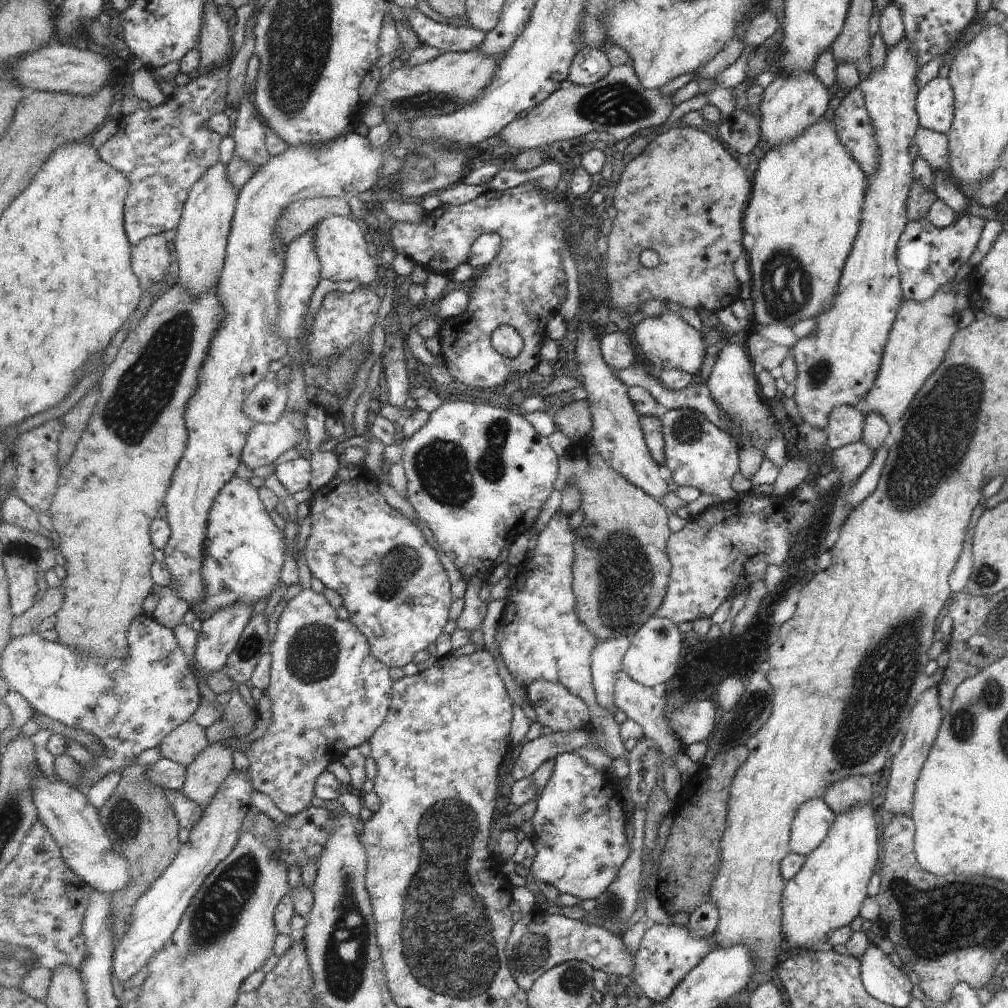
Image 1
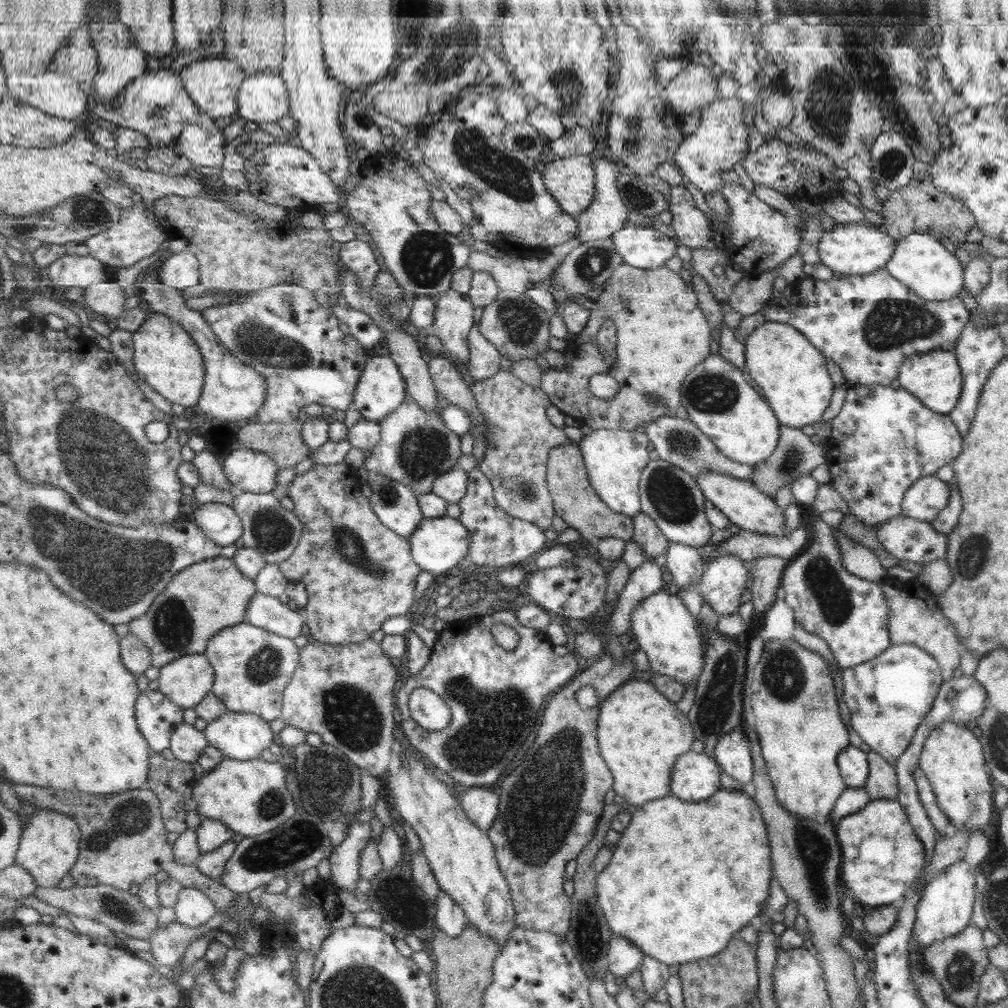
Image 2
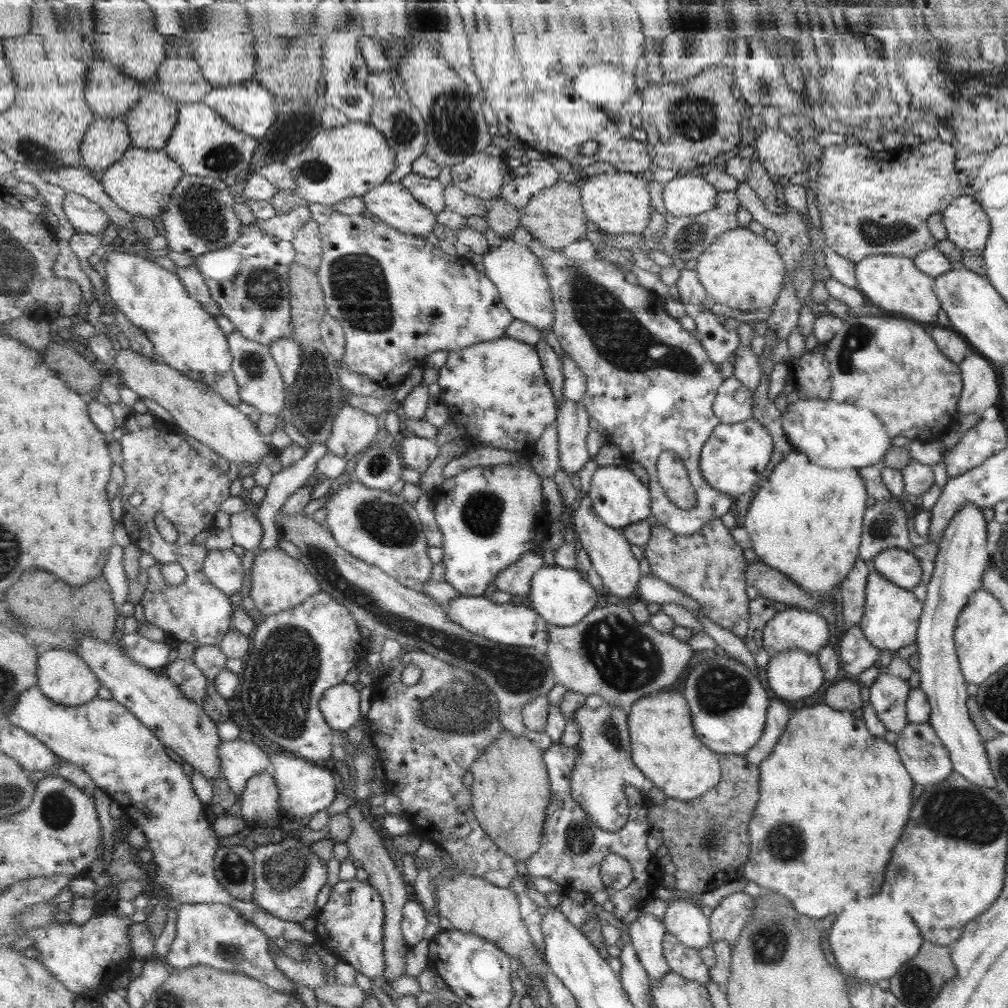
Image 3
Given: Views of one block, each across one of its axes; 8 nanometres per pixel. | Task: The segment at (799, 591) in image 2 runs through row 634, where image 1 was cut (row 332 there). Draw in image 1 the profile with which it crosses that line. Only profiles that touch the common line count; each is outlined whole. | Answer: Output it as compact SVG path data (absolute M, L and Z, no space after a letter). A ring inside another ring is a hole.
M904 38L886 50L885 64L881 69L872 69L858 84L864 105L870 116L878 146L876 171L868 181L862 200L860 225L852 242L848 257L839 277L832 305L817 315L814 320L817 332L798 341L790 348L794 358L797 376L792 395L802 423L807 422L812 429L824 430L828 414L833 407L847 405L857 408L873 386L883 354L888 332L892 327L895 313L903 300L900 291L898 264L896 263L896 244L906 223L906 198L913 180L912 161L909 157L909 144L912 143L916 128L919 126L915 112L916 94L915 73L919 68L910 51L910 43Z

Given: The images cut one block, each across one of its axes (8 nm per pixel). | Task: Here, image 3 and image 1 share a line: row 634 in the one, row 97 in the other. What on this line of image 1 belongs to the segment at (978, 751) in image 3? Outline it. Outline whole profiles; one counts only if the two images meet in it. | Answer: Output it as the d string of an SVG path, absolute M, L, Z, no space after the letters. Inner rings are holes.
M947 78L928 80L916 94L915 112L919 126L945 135L952 123L953 105Z

